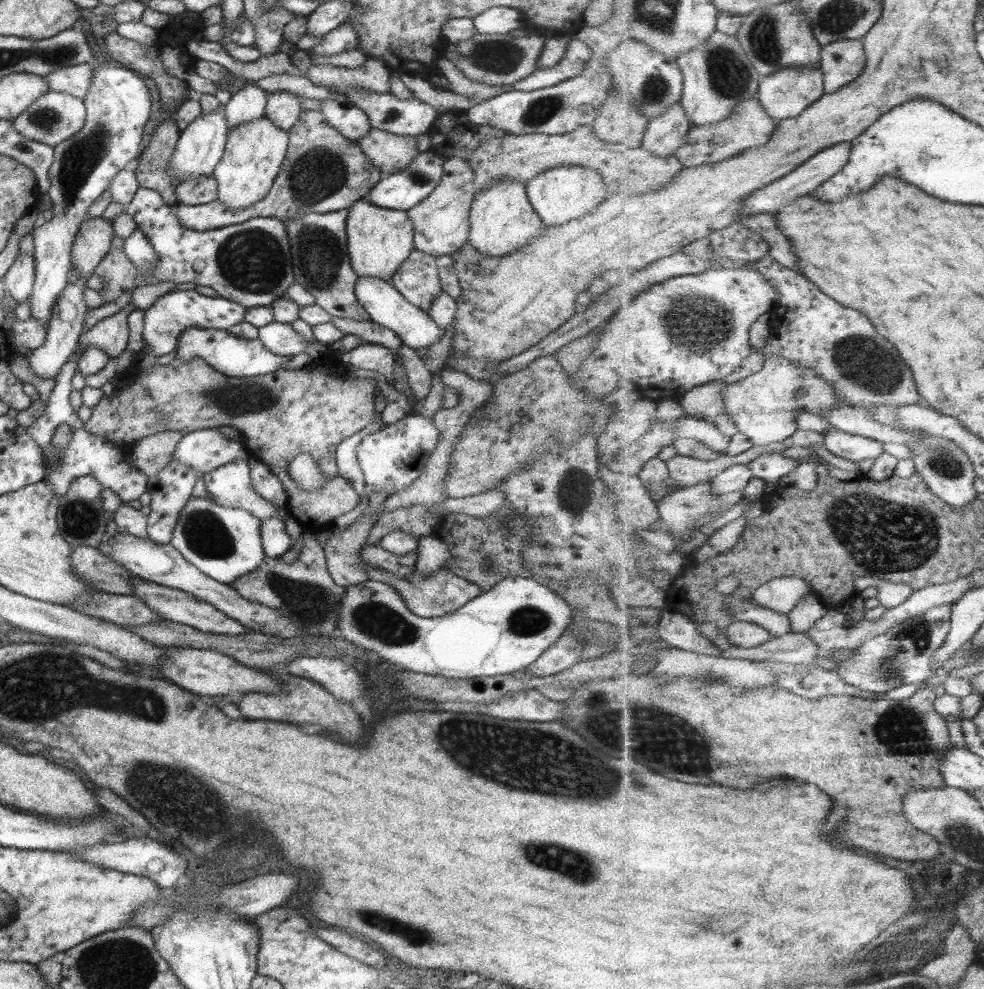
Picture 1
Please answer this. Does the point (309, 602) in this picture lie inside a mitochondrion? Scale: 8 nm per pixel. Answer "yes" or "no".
yes

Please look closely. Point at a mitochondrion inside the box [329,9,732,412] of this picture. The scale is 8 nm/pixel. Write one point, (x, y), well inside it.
(494, 58)

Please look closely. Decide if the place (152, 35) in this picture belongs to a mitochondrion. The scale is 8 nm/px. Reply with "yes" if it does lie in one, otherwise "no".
no

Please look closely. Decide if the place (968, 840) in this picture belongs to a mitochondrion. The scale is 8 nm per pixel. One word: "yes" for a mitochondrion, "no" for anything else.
yes

